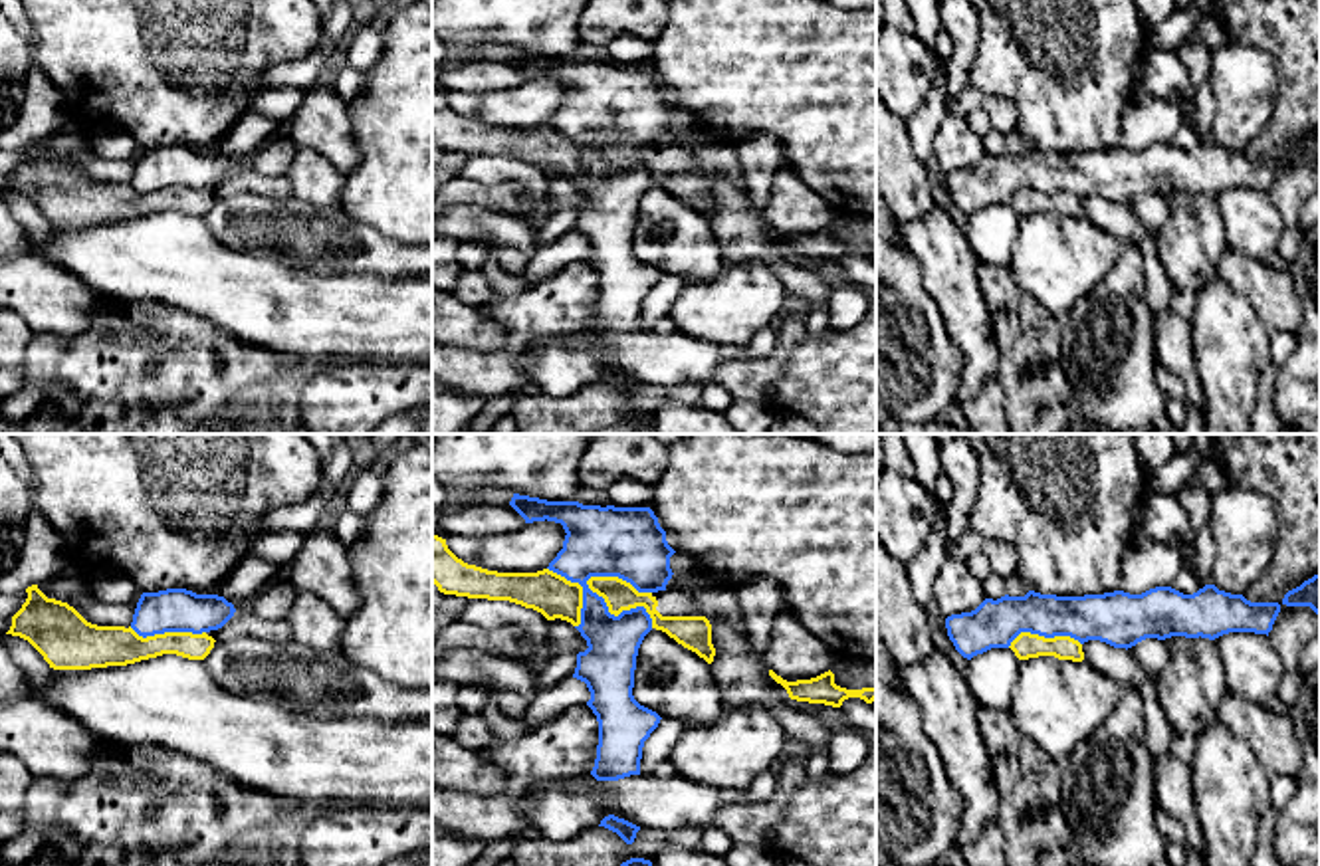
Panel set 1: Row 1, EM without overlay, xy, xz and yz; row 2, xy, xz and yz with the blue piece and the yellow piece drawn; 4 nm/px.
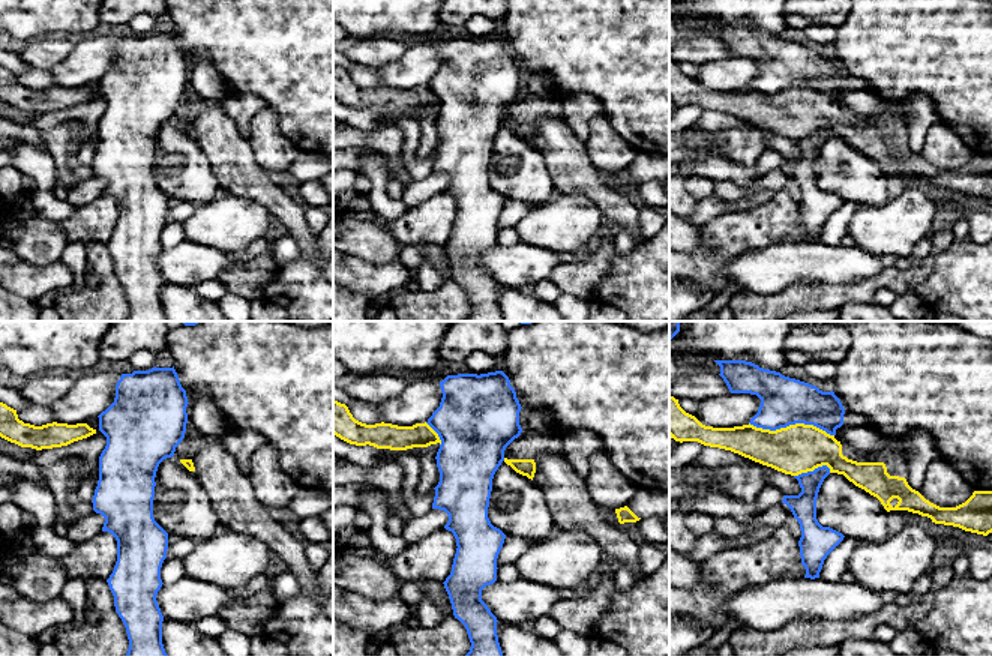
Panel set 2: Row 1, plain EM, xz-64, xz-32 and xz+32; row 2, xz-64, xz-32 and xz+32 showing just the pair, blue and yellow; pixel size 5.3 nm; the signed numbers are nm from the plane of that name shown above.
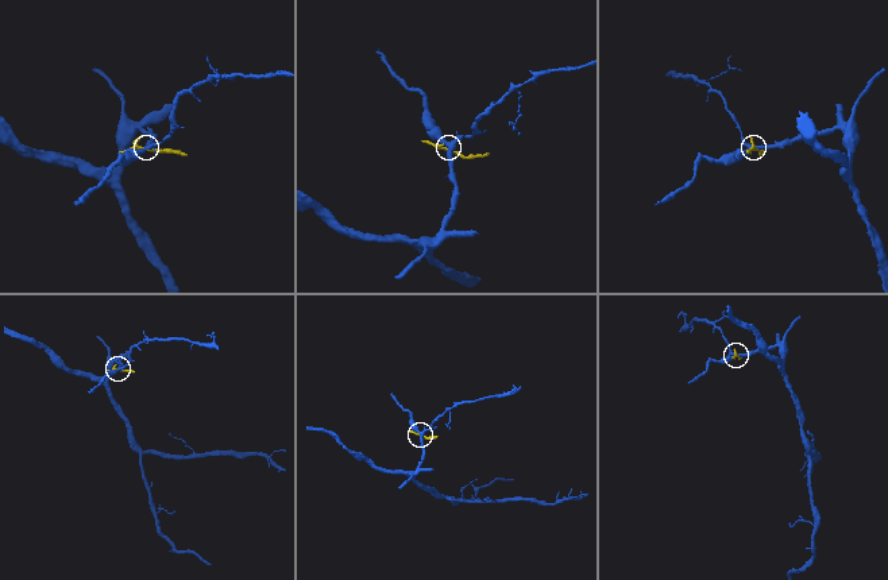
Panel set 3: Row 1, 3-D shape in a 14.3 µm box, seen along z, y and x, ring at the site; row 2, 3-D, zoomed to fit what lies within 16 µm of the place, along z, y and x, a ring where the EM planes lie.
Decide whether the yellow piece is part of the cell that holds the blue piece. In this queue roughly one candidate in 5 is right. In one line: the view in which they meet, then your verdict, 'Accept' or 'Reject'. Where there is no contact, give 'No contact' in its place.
Touches blue in xz. Reject

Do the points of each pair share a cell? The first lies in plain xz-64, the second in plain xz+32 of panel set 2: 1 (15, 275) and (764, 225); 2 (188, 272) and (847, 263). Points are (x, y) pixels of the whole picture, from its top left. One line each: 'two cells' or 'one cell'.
1: one cell
2: one cell

